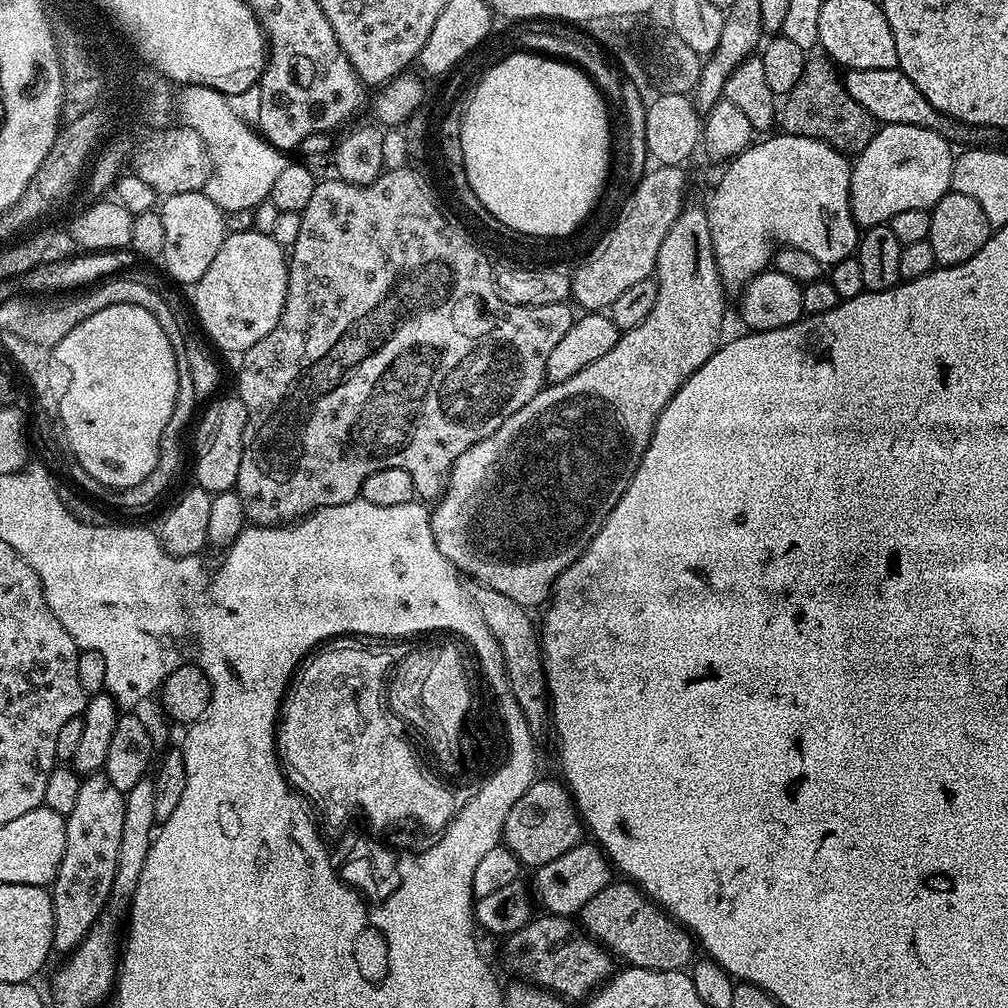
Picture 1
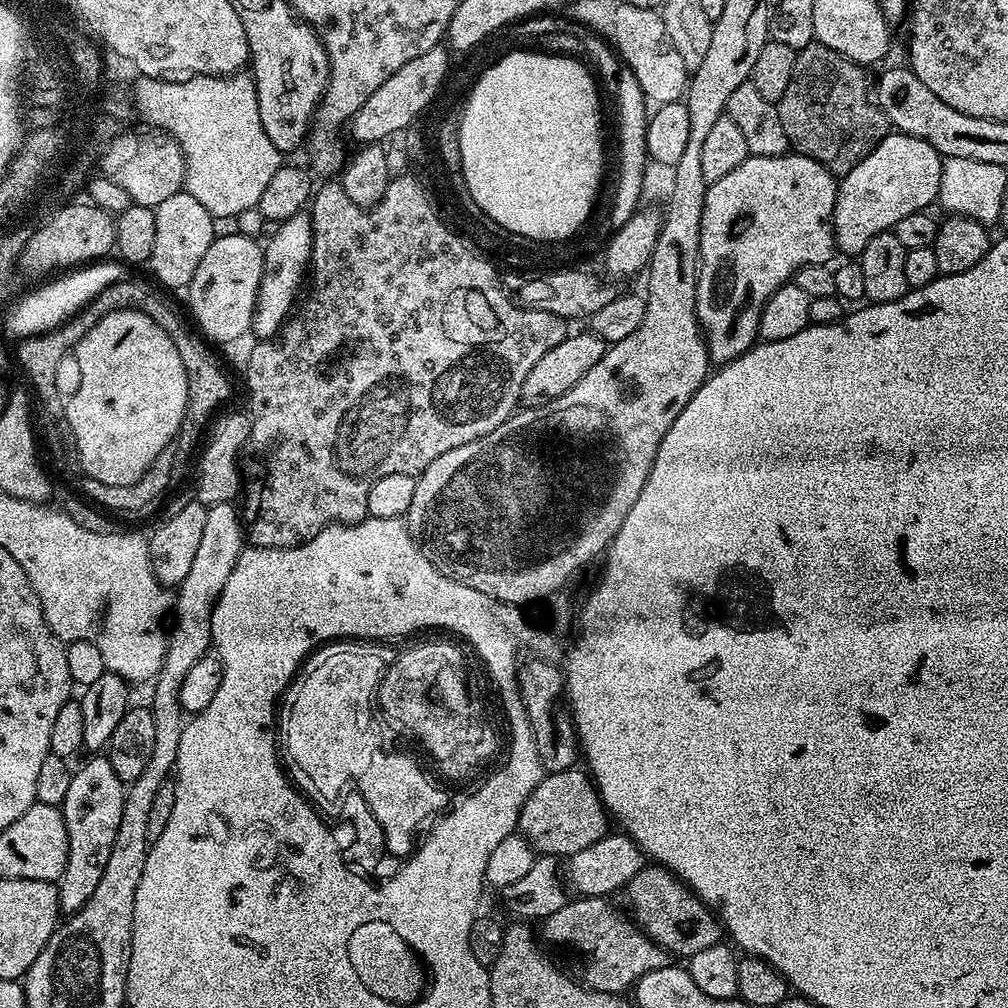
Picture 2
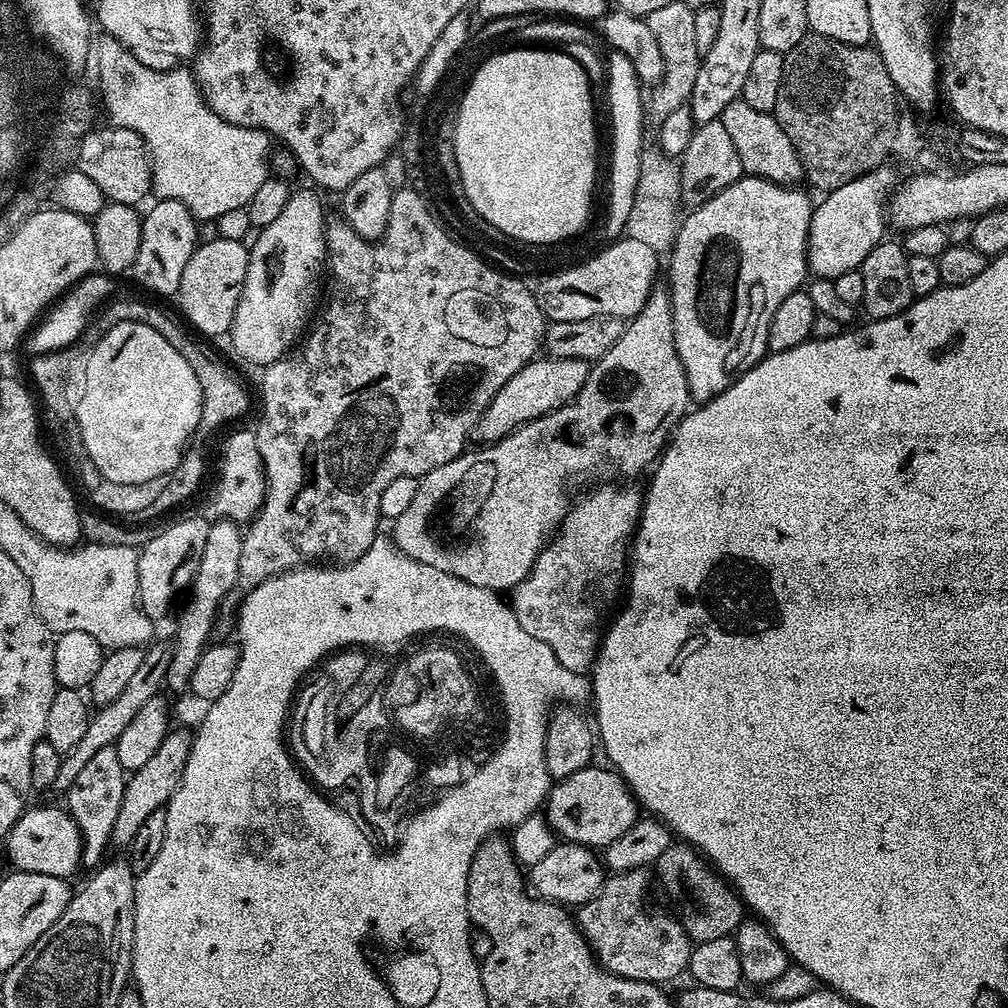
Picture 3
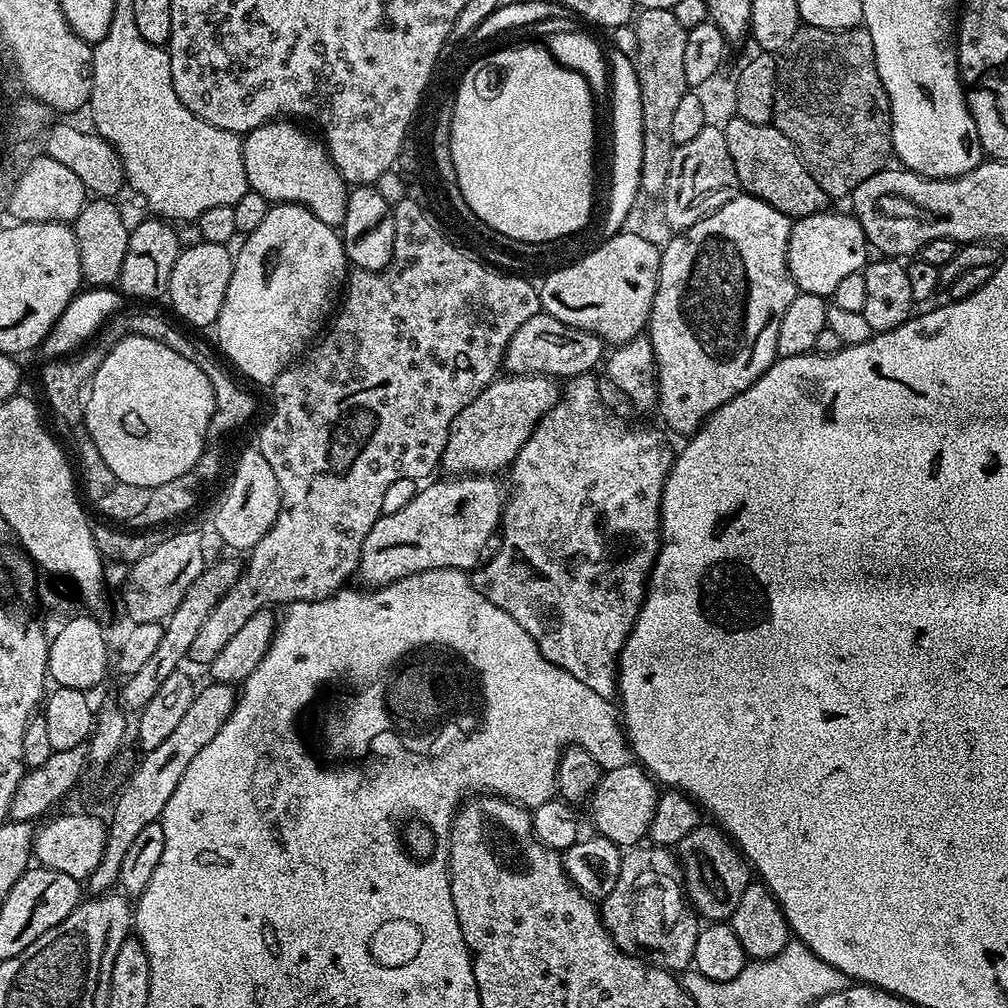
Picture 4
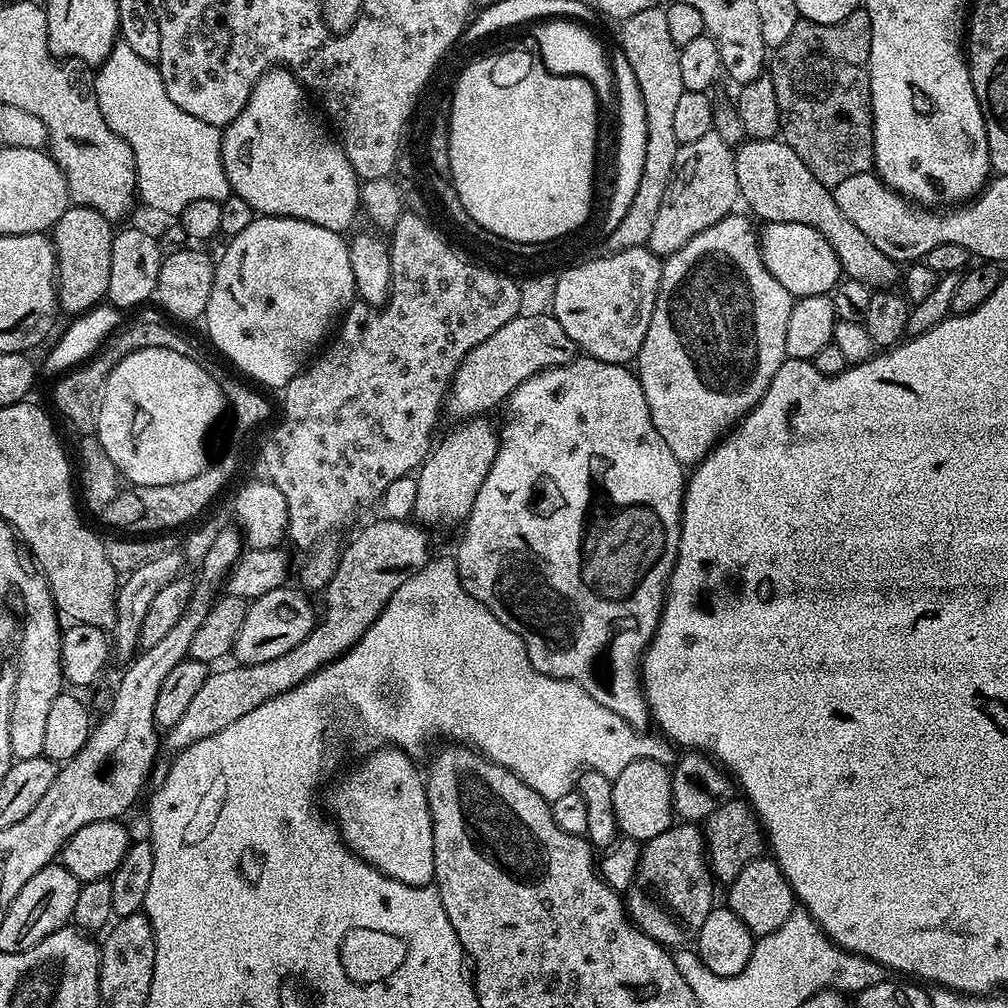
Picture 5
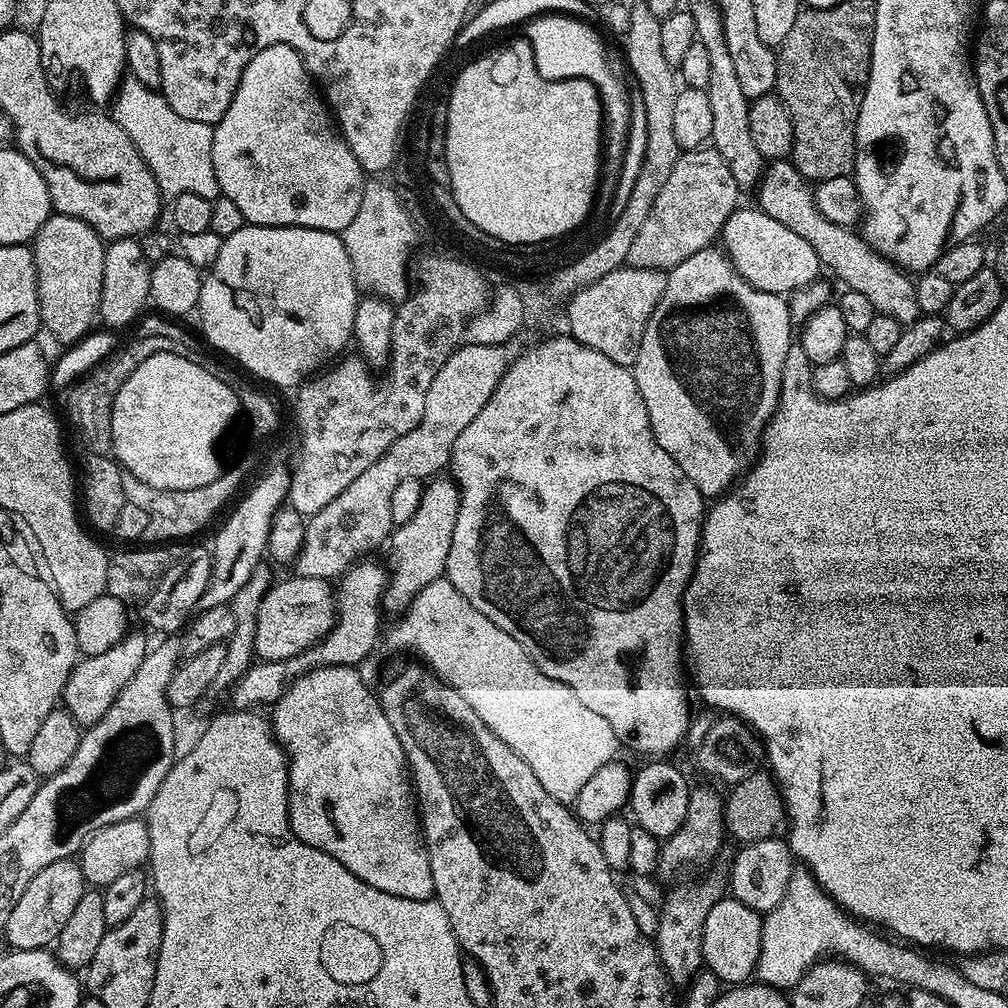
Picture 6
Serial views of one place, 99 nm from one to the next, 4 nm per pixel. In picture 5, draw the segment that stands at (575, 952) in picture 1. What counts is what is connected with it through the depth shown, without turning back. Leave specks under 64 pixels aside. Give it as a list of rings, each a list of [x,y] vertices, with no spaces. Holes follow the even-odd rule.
[[[676,822],[662,834],[658,834],[658,838],[643,841],[636,877],[626,893],[626,911],[636,927],[659,944],[675,950],[687,945],[688,932],[699,933],[702,922],[706,922],[706,918],[712,913],[712,884],[714,885],[714,877],[708,866],[703,831],[695,823]]]

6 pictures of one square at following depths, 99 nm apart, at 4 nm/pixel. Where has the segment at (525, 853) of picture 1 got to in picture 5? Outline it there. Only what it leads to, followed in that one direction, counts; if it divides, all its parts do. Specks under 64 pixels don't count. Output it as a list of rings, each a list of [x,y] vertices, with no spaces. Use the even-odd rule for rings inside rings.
[[[650,757],[632,762],[613,779],[612,802],[616,826],[623,835],[641,842],[658,838],[658,834],[674,823],[670,768],[662,762],[652,761]]]

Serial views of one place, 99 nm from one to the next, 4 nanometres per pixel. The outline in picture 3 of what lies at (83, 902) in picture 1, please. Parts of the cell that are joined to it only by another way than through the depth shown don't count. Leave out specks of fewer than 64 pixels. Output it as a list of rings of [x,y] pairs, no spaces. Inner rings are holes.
[[[113,746],[98,750],[85,768],[78,773],[78,778],[66,789],[68,804],[66,811],[74,818],[82,838],[81,865],[85,869],[95,870],[105,863],[104,851],[109,851],[114,822],[118,819],[118,809],[122,806],[122,794],[126,773],[122,762],[118,762],[118,750]]]

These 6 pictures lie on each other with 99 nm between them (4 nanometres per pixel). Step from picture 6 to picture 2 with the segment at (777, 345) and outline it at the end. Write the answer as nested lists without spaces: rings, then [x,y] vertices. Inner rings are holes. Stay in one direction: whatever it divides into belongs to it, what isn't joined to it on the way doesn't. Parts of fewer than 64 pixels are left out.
[[[749,154],[742,166],[734,166],[730,174],[707,185],[701,216],[699,268],[696,270],[696,317],[713,365],[729,364],[757,343],[760,315],[774,290],[789,283],[802,266],[831,261],[832,252],[837,251],[836,229],[832,222],[837,187],[837,177],[827,168],[814,158],[799,154]]]

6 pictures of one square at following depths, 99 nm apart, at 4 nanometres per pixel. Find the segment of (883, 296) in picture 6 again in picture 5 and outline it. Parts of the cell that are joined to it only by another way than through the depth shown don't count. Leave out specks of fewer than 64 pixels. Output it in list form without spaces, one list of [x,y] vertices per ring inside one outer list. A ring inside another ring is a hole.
[[[745,139],[735,149],[734,170],[738,174],[740,200],[748,203],[747,211],[757,221],[773,224],[774,222],[798,222],[802,226],[810,226],[822,234],[838,254],[838,262],[843,275],[850,280],[861,280],[862,283],[876,290],[884,290],[901,279],[902,268],[892,260],[842,210],[838,210],[838,202],[834,202],[832,189],[827,188],[810,170],[806,170],[806,162],[790,150],[783,139],[750,140]]]

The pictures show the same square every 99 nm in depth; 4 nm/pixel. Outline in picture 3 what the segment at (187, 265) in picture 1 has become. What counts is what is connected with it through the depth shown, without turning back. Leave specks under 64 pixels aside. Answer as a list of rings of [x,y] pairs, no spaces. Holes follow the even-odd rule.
[[[157,199],[156,205],[142,216],[142,242],[138,246],[138,258],[134,258],[130,272],[136,275],[136,280],[148,292],[157,292],[160,296],[175,297],[180,291],[182,270],[186,270],[186,262],[190,262],[193,252],[198,247],[198,221],[192,211],[177,200]]]

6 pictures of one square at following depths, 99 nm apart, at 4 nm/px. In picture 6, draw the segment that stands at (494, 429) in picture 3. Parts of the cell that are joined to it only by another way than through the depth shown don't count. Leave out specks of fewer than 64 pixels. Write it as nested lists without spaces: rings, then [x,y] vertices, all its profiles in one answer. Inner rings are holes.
[[[440,474],[425,483],[414,518],[410,518],[410,522],[393,527],[390,537],[392,568],[390,564],[388,586],[384,589],[382,601],[385,613],[404,613],[422,589],[445,575],[450,554],[450,538],[454,538],[454,522],[458,516],[459,505],[460,491],[455,481]]]

